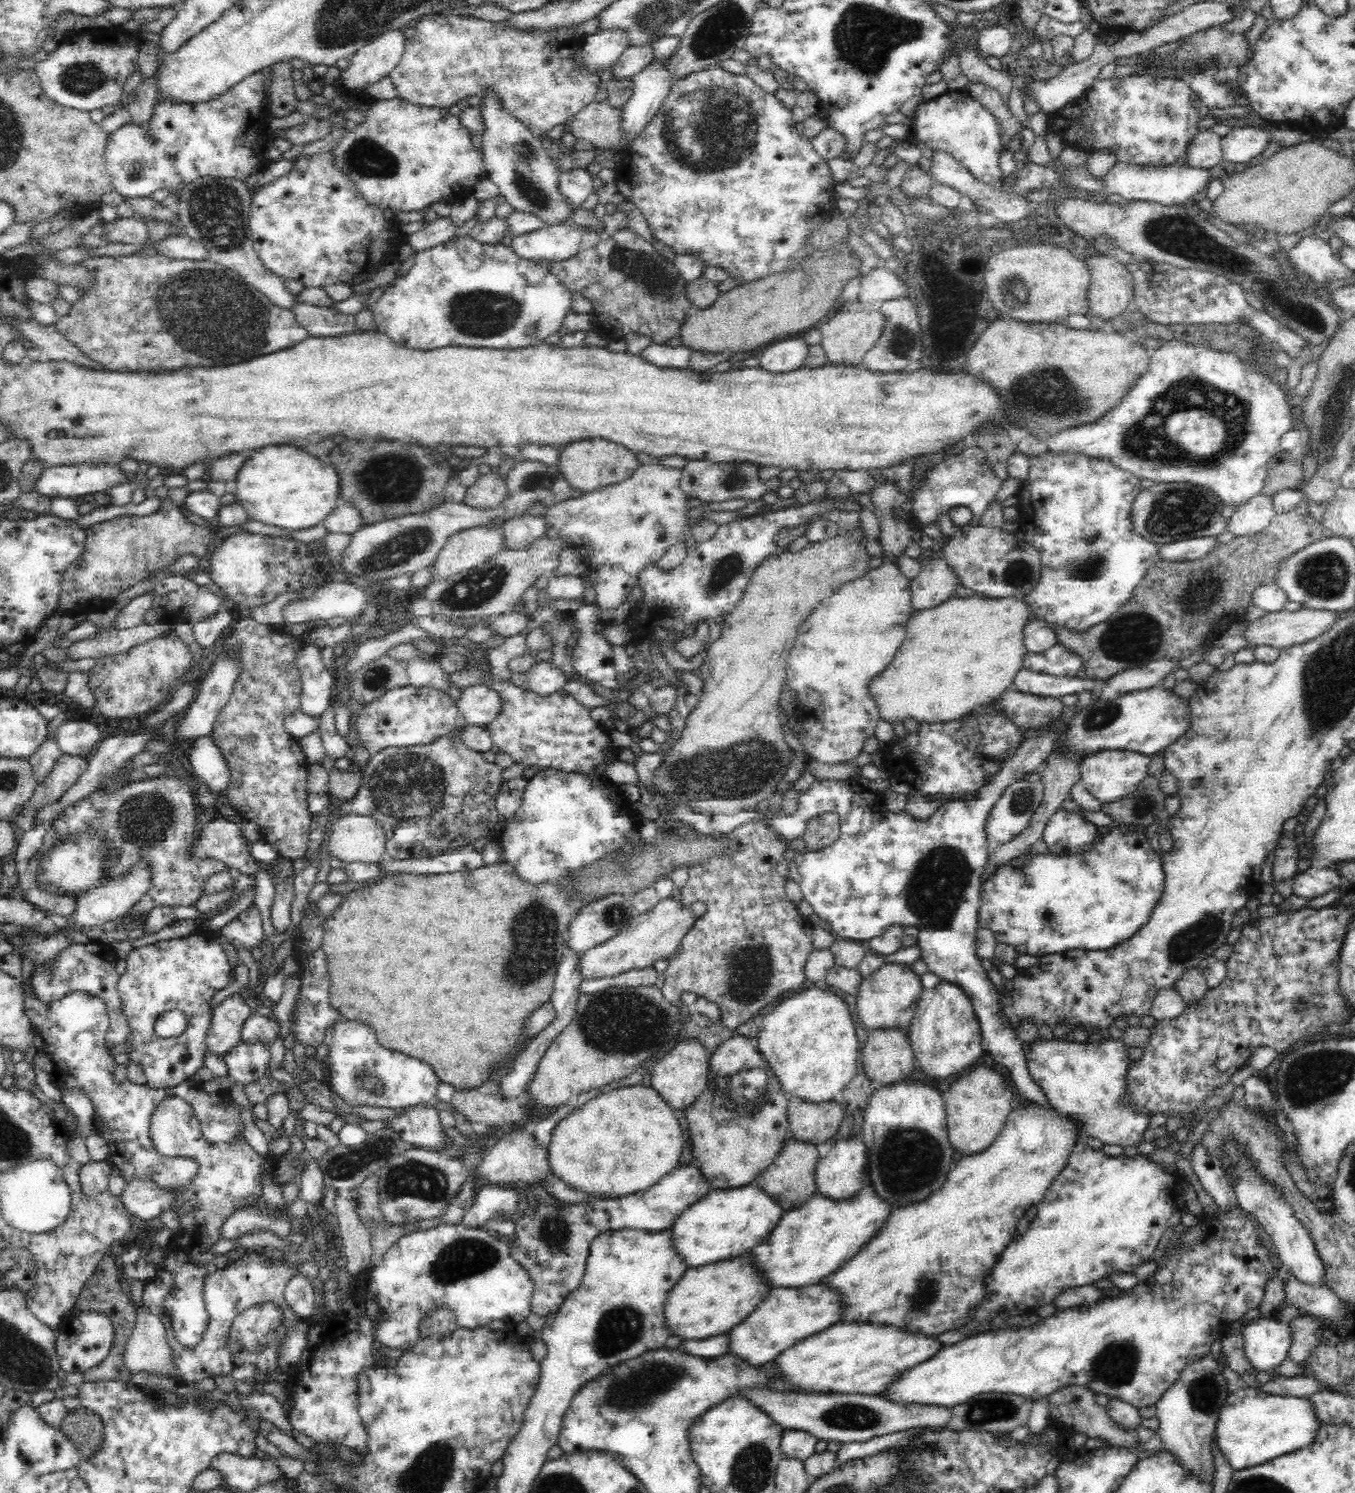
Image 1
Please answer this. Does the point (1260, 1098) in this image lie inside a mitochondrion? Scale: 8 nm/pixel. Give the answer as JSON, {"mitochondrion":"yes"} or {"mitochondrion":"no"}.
{"mitochondrion":"yes"}

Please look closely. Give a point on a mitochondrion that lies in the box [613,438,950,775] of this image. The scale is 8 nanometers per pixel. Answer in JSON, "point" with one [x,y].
{"point":[731,566]}

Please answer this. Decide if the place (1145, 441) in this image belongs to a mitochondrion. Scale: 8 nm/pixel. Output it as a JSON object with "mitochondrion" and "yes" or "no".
{"mitochondrion":"yes"}

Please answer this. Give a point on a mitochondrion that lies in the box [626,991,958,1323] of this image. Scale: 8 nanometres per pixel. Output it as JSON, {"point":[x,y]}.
{"point":[909,1160]}

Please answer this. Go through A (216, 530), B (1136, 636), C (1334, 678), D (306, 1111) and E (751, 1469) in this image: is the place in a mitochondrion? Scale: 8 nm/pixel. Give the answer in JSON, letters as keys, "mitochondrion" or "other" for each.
{"A":"other","B":"mitochondrion","C":"mitochondrion","D":"other","E":"mitochondrion"}

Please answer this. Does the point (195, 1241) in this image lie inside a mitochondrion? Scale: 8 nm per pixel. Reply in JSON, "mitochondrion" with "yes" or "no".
{"mitochondrion":"no"}

